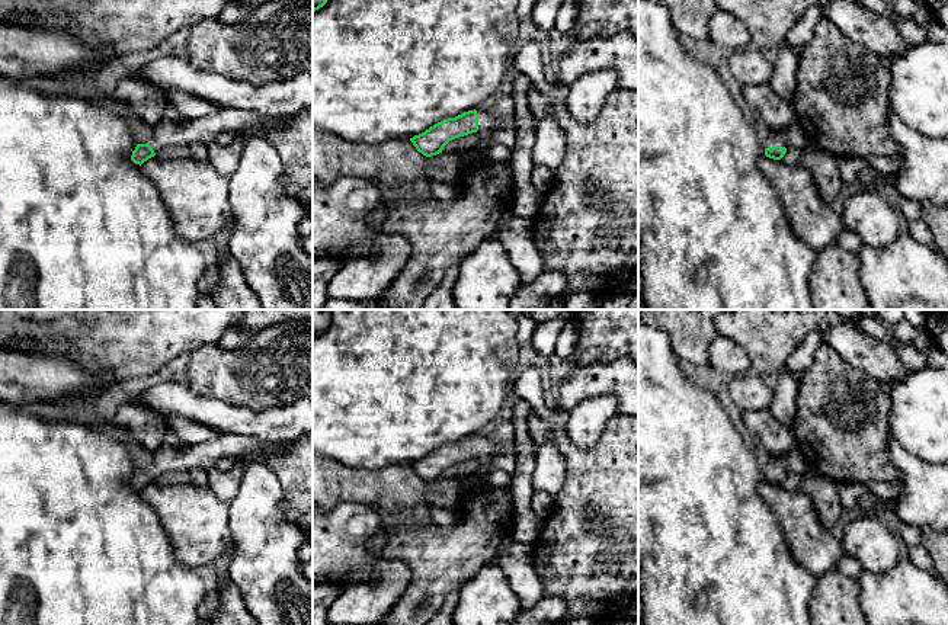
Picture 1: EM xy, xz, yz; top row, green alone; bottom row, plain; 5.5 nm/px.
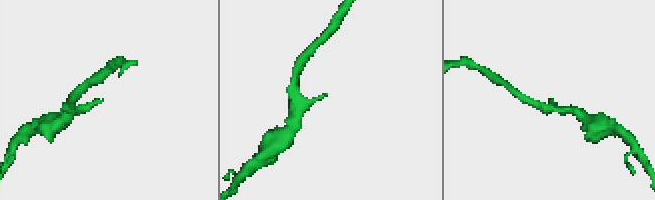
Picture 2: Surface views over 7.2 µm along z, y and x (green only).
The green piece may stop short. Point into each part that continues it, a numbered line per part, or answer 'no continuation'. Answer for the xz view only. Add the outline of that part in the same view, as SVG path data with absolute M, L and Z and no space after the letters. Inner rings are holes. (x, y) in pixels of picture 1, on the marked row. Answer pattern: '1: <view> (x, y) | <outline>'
1: xz (489, 122) | M475 109L478 115L478 142L475 148L486 148L491 144L491 135L505 128L505 122L500 116L494 115L491 109Z

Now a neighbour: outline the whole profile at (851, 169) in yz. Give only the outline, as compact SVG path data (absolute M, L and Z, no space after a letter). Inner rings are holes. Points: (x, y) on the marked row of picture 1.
M839 157L837 164L845 183L855 183L865 173L865 160L862 157Z

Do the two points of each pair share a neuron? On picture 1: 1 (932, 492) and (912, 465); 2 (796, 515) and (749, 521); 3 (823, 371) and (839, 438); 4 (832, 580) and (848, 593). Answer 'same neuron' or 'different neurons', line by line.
1: same neuron
2: different neurons
3: same neuron
4: same neuron

